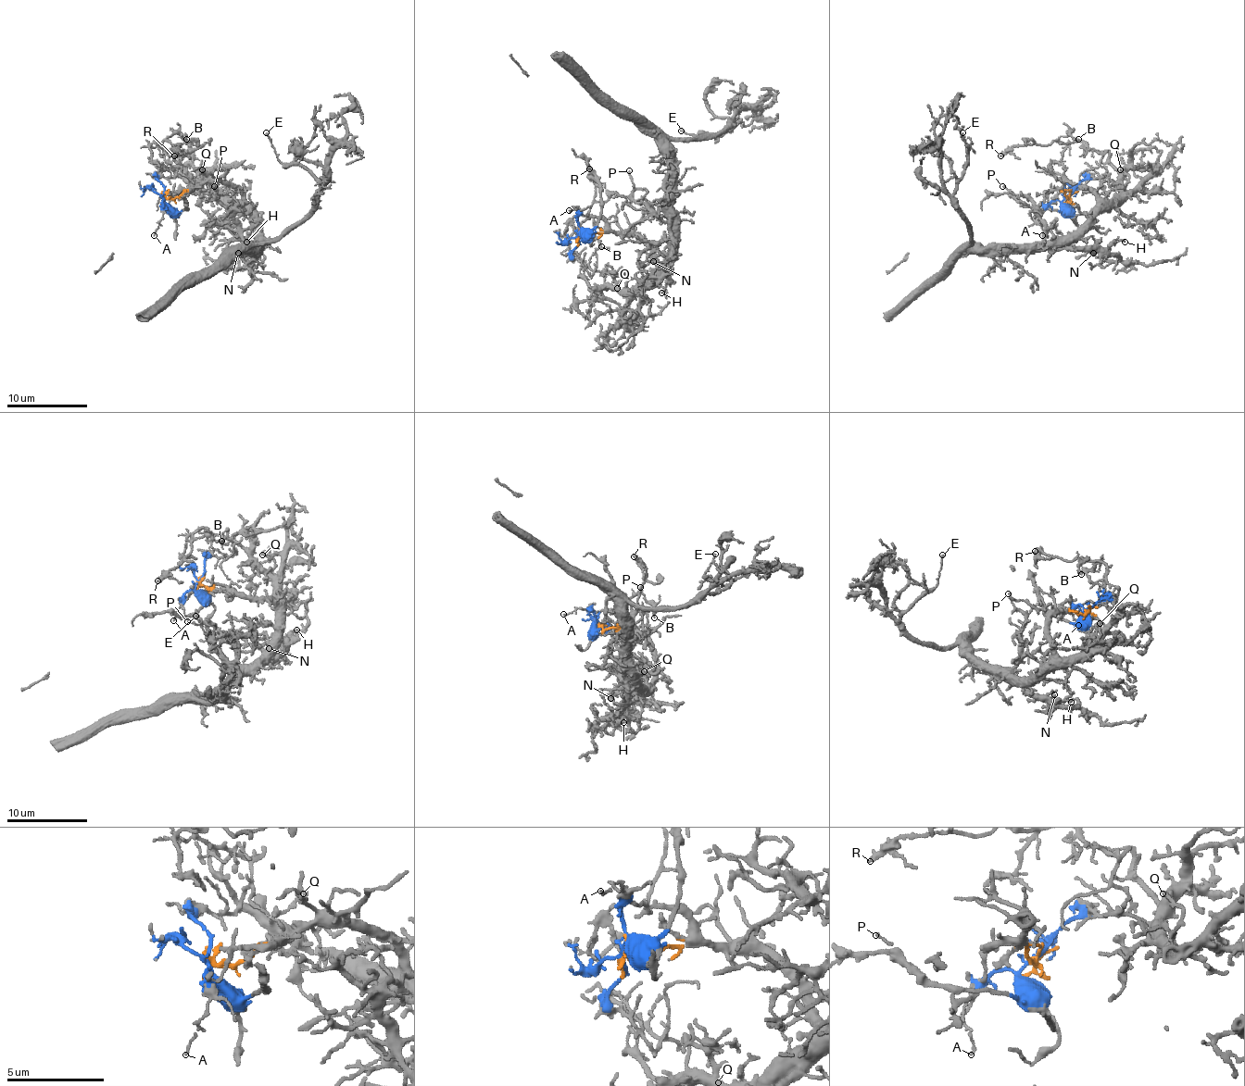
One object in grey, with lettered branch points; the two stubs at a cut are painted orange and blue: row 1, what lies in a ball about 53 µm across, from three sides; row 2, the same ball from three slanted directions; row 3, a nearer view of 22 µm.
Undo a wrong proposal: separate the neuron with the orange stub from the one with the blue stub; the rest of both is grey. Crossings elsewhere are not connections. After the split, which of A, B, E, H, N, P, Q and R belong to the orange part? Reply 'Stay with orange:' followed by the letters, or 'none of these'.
Stay with orange: E, H, N, P, Q

